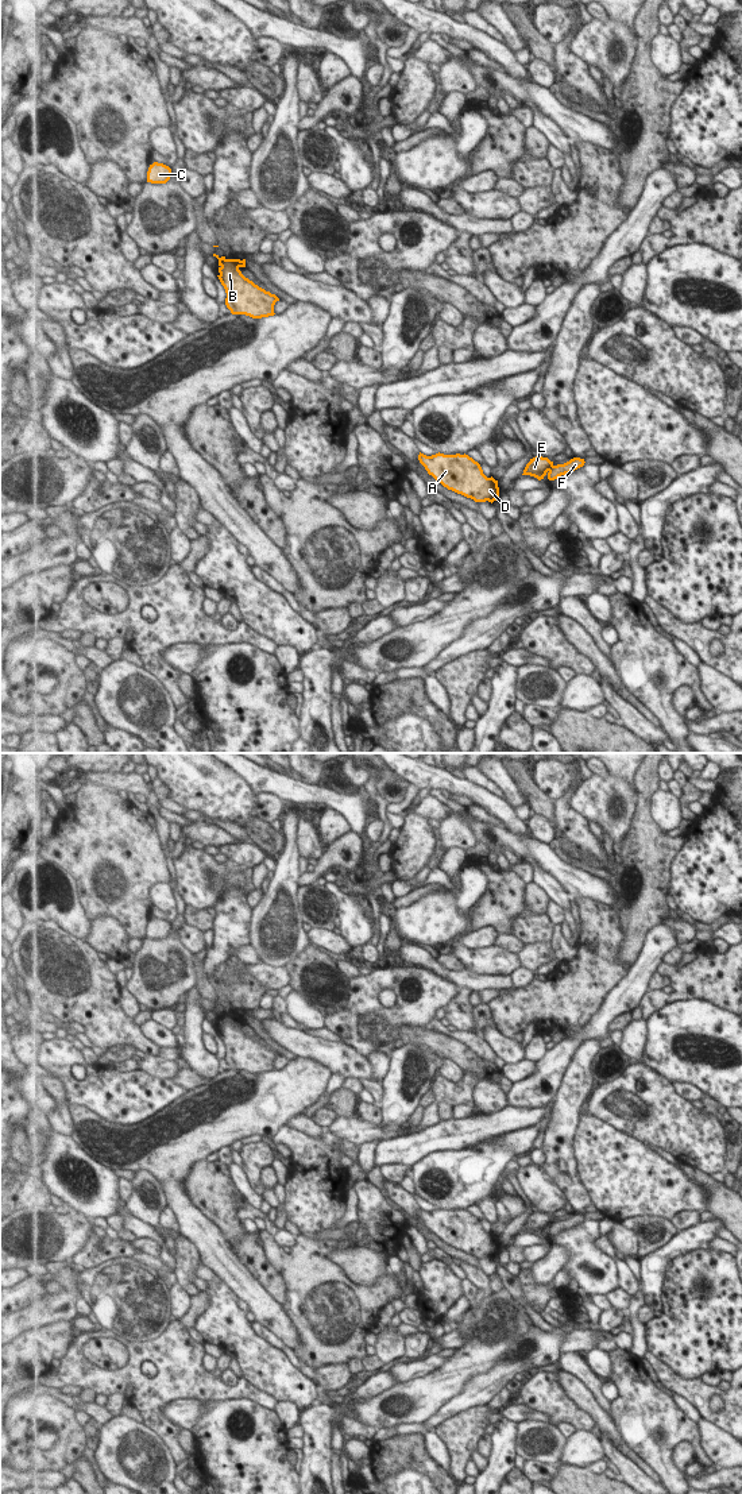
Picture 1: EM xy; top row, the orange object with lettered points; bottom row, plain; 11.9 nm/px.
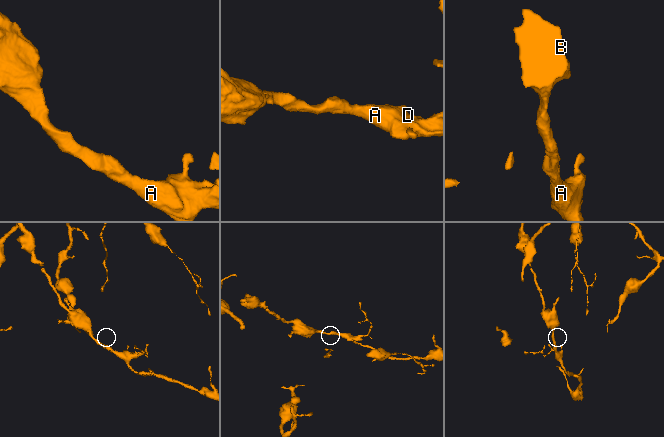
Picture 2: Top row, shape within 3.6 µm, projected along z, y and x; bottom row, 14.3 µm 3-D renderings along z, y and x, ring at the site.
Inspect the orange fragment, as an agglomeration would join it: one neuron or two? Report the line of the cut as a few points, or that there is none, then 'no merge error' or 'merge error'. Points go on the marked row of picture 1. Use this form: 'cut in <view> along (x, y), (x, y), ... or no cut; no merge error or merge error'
cut in xy along (552, 464), (548, 470); merge error

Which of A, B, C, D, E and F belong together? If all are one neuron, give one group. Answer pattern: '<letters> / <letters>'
A B C D E / F

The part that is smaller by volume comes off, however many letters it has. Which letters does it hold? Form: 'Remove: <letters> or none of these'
Remove: F

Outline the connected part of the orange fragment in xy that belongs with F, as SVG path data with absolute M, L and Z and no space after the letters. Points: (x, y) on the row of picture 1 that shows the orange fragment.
M573 458L564 464L552 466L548 472L548 479L554 480L561 475L569 474L569 472L583 467L584 463L586 463L584 459Z

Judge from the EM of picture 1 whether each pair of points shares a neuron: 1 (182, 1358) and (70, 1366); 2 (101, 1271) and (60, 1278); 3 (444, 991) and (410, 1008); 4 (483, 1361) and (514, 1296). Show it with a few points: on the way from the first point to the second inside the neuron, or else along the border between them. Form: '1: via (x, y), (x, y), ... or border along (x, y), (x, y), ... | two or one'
1: via (154, 1382), (99, 1379) | one
2: border along (82, 1269), (78, 1277), (81, 1297) | two
3: via (436, 992), (426, 992), (418, 1000) | one
4: via (487, 1344), (491, 1338), (491, 1327), (502, 1312) | one

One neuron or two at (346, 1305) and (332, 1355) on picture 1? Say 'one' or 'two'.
one

